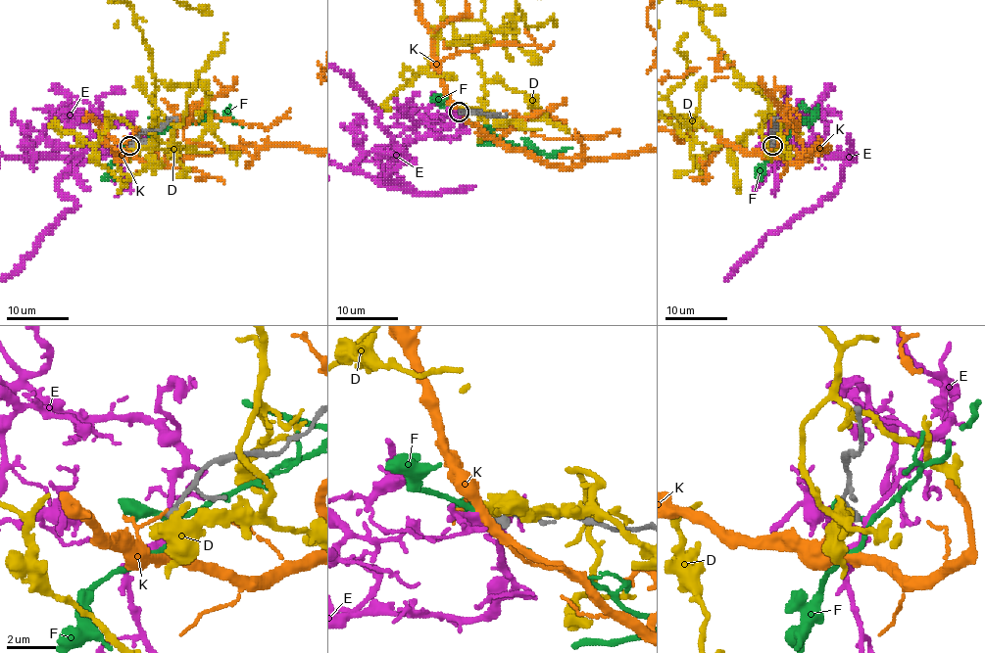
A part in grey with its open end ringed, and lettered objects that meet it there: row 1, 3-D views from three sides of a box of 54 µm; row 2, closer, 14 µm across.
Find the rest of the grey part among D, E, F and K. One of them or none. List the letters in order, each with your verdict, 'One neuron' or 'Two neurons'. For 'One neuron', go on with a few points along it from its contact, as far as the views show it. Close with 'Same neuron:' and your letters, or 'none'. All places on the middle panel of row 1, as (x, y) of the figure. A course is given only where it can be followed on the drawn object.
D: Two neurons
E: Two neurons
F: Two neurons
K: Two neurons
Same neuron: none

